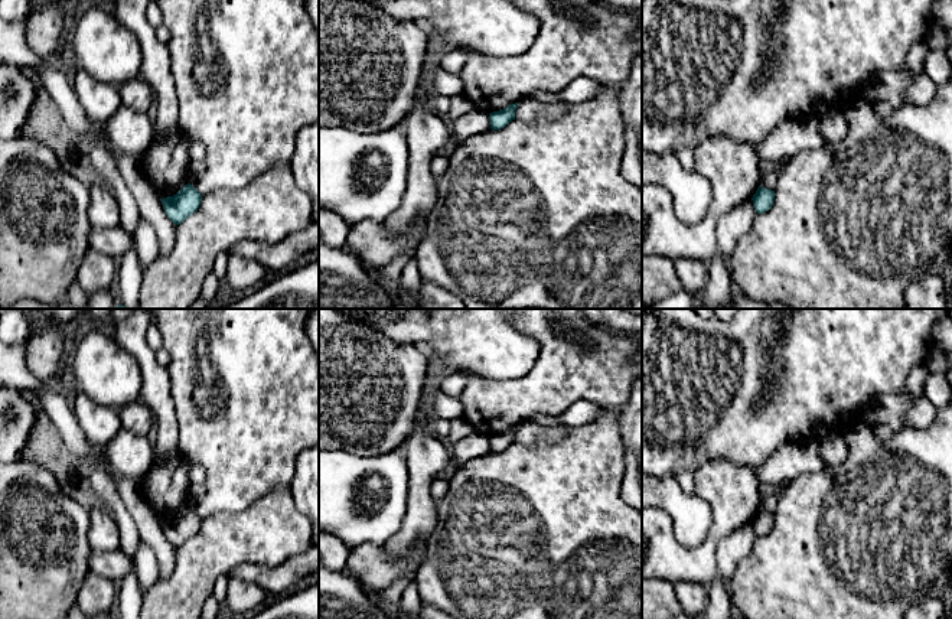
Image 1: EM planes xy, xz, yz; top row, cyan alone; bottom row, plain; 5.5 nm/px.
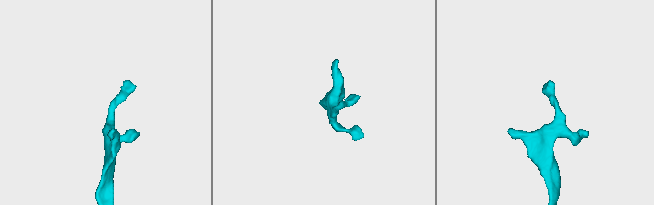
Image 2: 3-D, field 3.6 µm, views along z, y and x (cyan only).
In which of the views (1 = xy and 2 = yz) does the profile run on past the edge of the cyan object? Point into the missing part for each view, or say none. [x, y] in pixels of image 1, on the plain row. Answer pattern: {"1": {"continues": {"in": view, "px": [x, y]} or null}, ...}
{"1": {"continues": null}, "2": {"continues": null}}

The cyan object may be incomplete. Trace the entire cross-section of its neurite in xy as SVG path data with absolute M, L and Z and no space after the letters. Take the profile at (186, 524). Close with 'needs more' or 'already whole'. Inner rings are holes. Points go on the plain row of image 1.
M185 508L176 518L160 522L164 537L179 548L189 538L198 534L202 518L190 508Z; already whole

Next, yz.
M759 509L756 517L753 518L753 530L757 537L763 537L769 534L773 528L775 514Z; already whole

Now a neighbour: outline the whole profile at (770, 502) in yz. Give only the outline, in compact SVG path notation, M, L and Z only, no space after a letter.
M789 480L779 482L779 491L764 496L760 509L775 514L782 496L789 488L789 483L790 483Z

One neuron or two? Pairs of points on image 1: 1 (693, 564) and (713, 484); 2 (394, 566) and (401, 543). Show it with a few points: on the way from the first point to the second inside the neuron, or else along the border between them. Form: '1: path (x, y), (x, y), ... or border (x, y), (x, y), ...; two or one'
1: path (710, 544), (720, 528), (720, 504); one
2: border (426, 538), (397, 557), (381, 547); two

